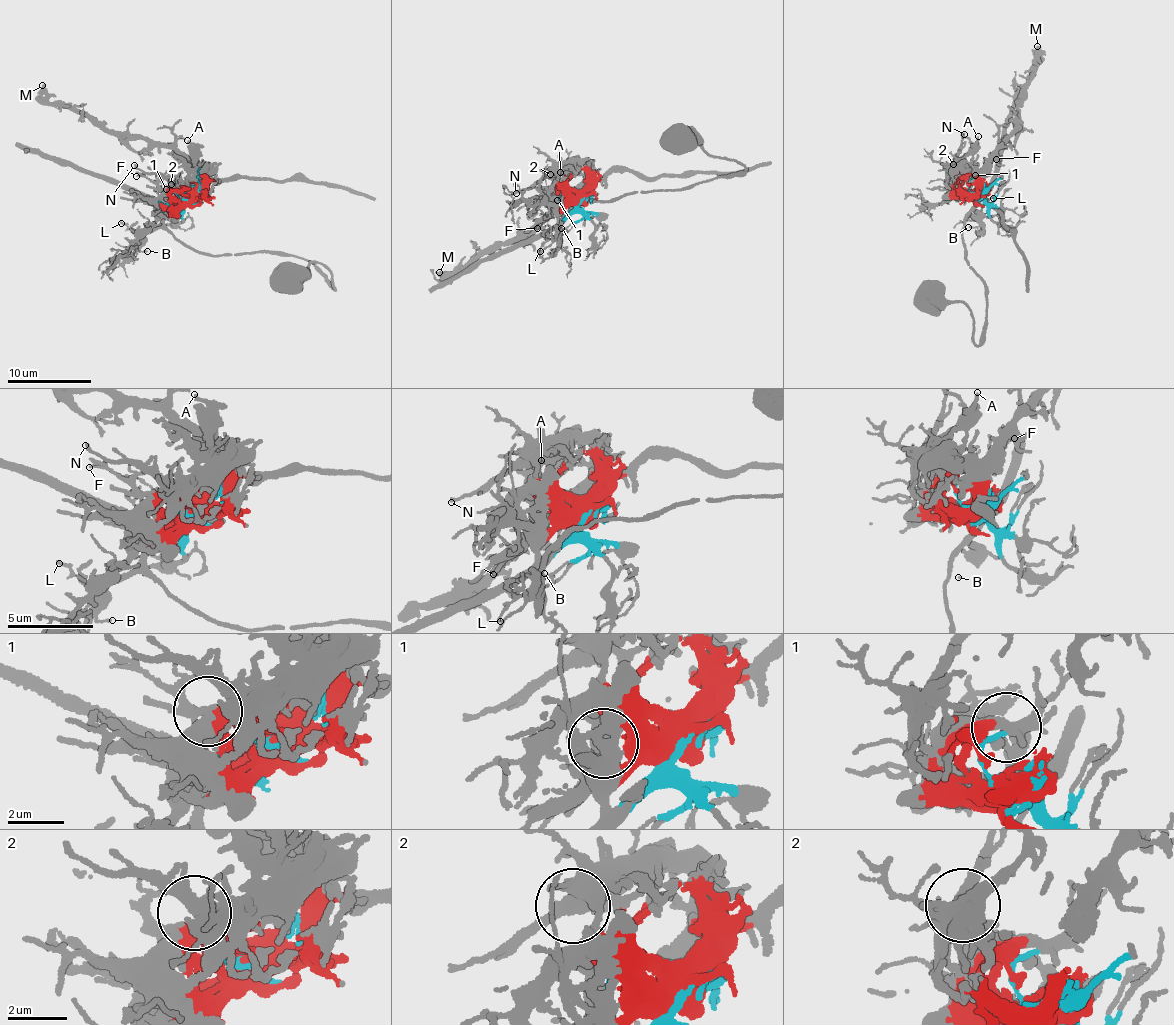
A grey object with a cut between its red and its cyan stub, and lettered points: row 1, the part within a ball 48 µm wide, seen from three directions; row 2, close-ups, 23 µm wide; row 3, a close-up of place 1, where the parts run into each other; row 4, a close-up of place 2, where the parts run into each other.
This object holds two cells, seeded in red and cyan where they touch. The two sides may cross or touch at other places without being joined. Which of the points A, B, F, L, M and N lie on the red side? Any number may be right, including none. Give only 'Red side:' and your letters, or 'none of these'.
Red side: A, F, M, N

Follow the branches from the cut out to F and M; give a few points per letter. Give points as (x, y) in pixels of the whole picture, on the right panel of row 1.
F: (980, 194), (965, 183), (968, 177), (986, 171), (996, 159)
M: (980, 194), (981, 190), (977, 189), (1000, 146), (1015, 129), (1012, 122), (1016, 101), (1036, 61), (1036, 46)

